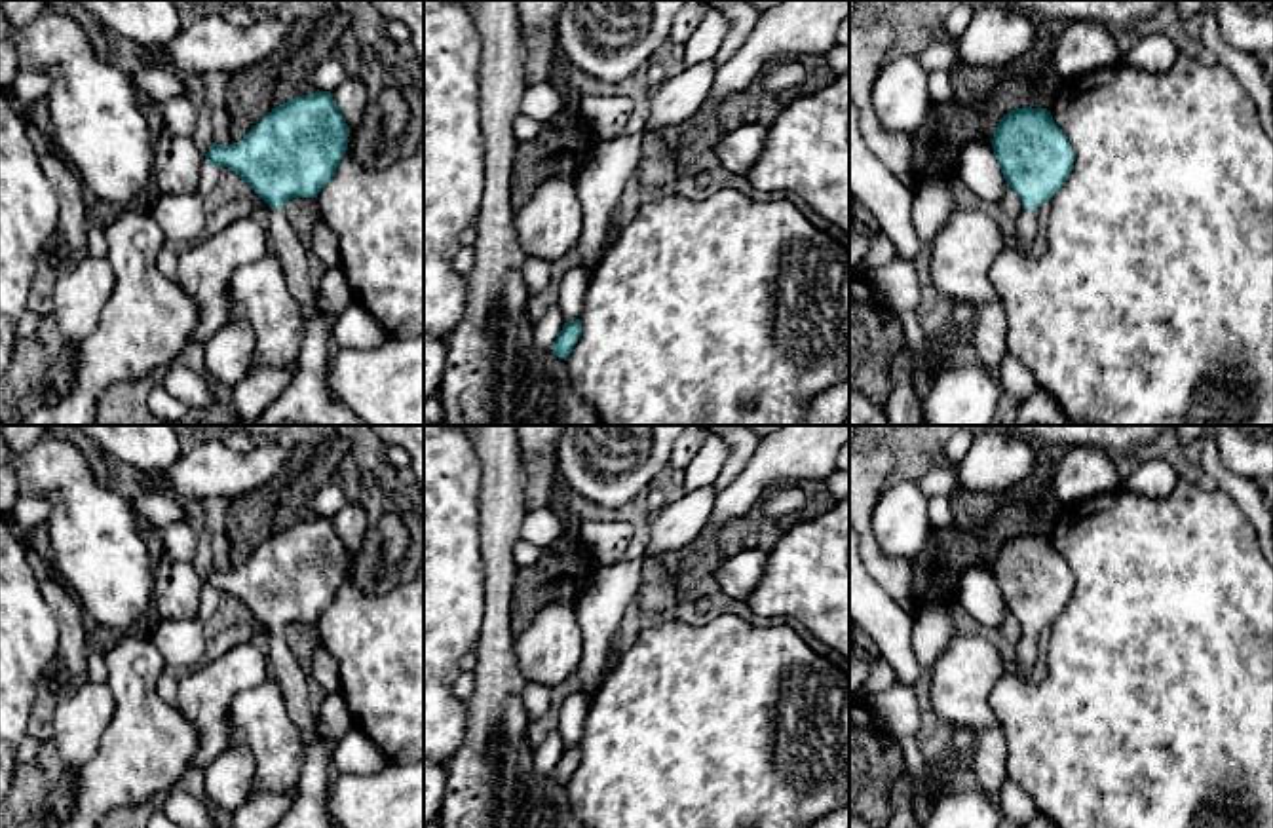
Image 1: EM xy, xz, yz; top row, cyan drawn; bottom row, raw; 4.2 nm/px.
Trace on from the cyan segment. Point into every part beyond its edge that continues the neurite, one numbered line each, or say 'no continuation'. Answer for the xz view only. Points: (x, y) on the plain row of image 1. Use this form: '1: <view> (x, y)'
no continuation

